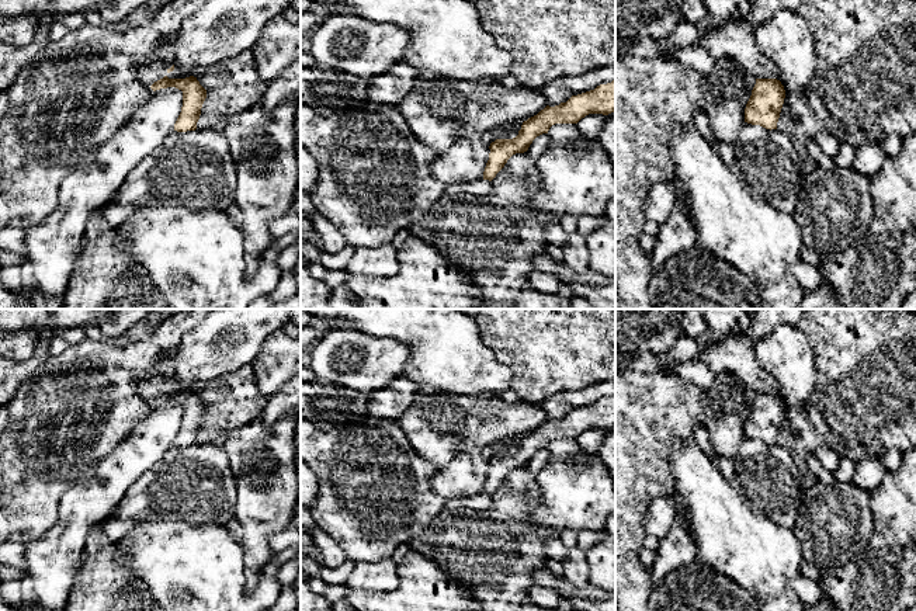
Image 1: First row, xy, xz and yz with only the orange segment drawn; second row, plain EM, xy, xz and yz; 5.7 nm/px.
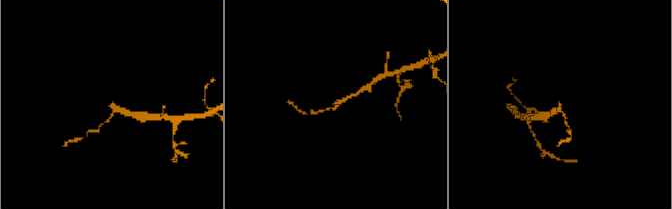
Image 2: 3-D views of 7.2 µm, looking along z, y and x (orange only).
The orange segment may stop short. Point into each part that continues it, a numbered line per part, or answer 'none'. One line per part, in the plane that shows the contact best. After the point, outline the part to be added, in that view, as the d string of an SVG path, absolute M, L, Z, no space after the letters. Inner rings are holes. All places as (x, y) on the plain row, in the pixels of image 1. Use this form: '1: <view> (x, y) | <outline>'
1: xy (149, 386) | M156 372L150 376L139 378L139 392L140 395L152 400L155 396L163 393L167 388L167 374Z

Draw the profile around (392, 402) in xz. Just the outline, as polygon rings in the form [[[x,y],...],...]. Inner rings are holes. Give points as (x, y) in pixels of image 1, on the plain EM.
[[[402,375],[386,388],[371,395],[368,416],[398,421],[412,406],[417,392],[417,385]]]

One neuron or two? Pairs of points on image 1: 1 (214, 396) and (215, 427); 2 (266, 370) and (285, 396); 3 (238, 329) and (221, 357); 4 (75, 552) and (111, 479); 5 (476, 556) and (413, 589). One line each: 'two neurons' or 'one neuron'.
1: one neuron
2: two neurons
3: one neuron
4: one neuron
5: two neurons

